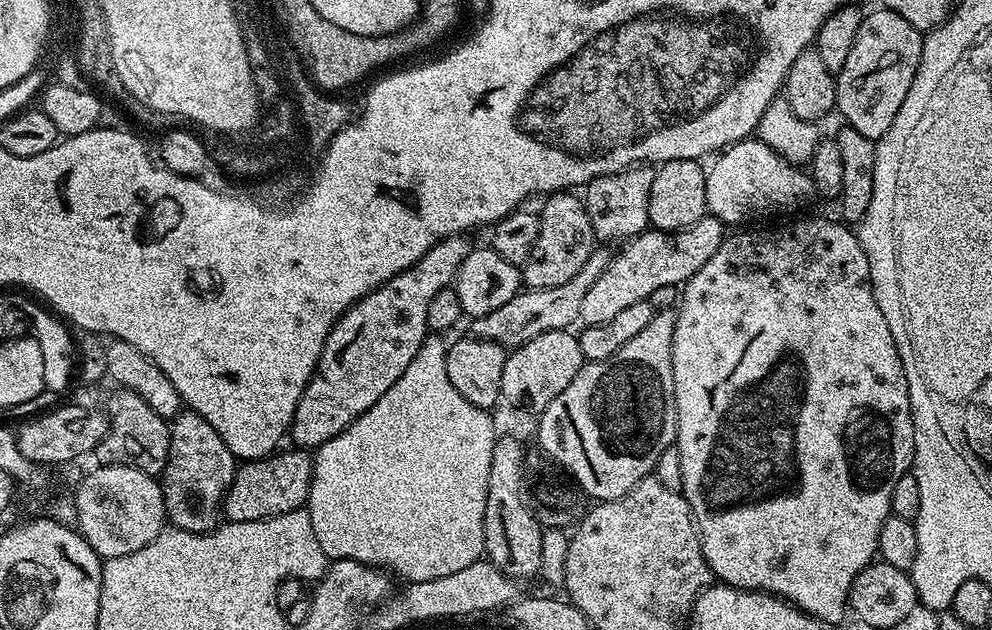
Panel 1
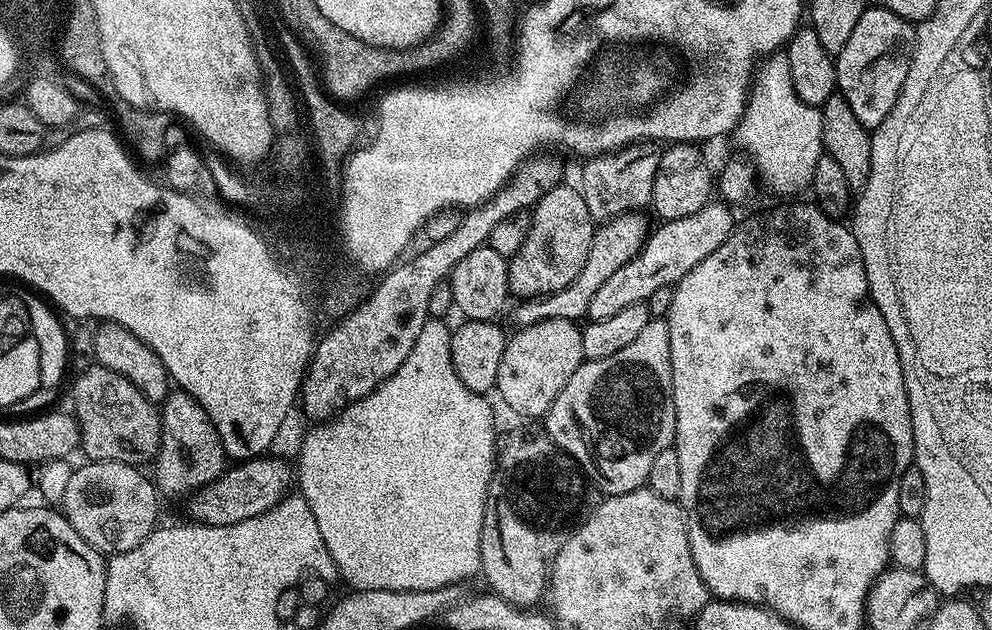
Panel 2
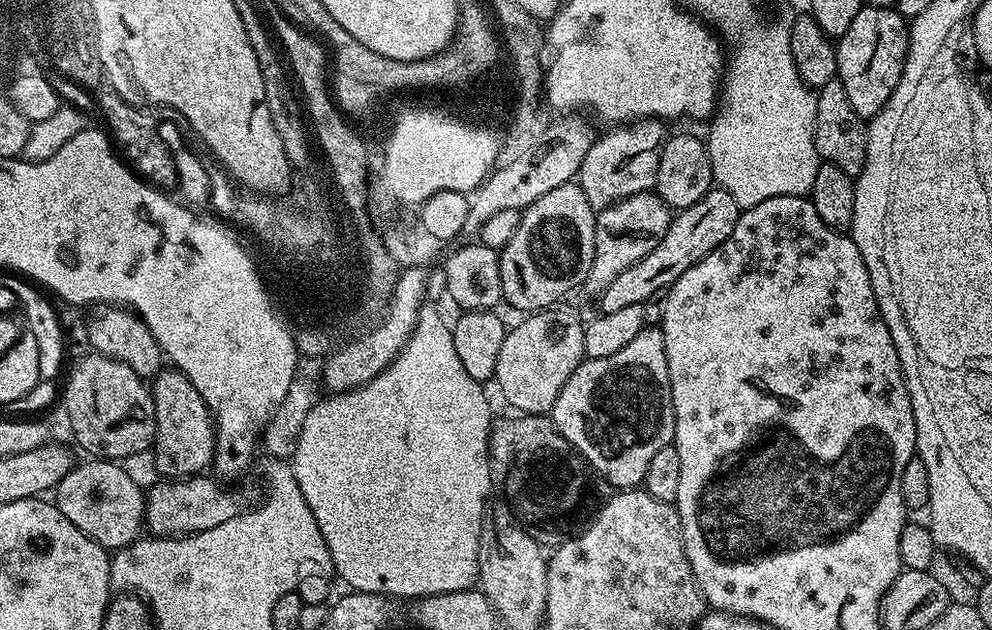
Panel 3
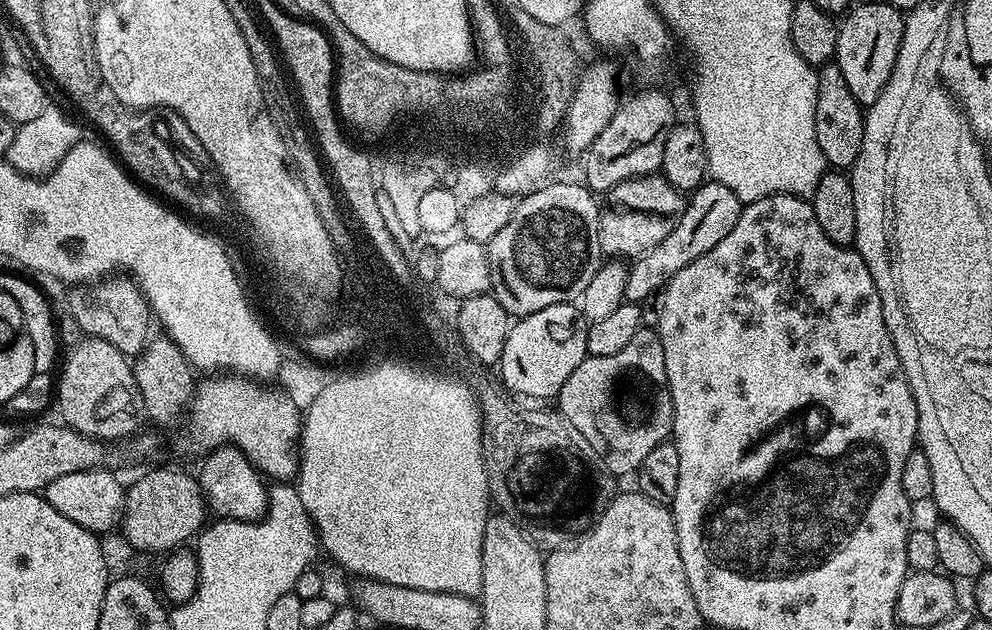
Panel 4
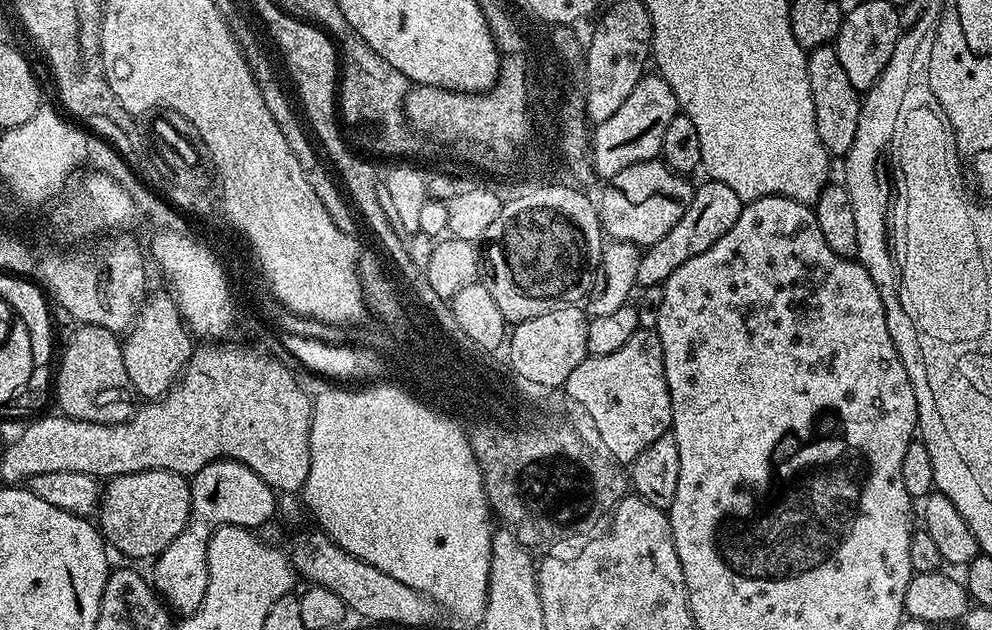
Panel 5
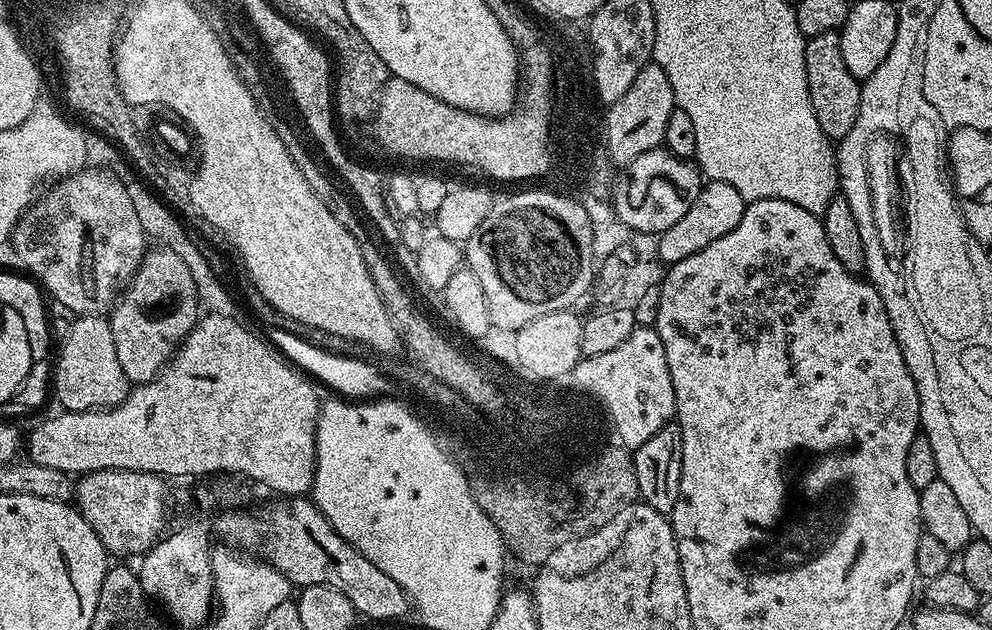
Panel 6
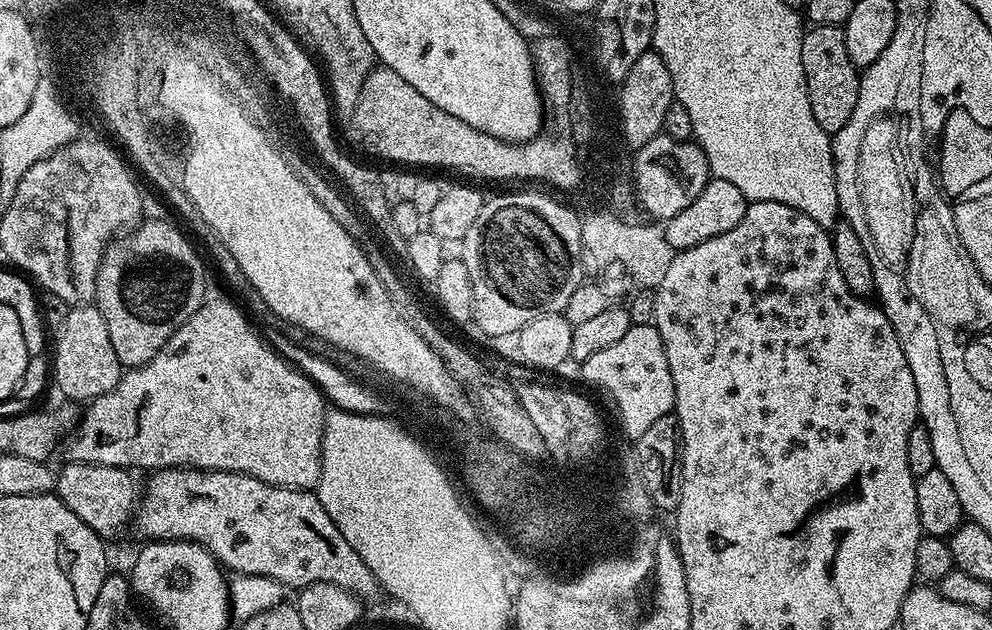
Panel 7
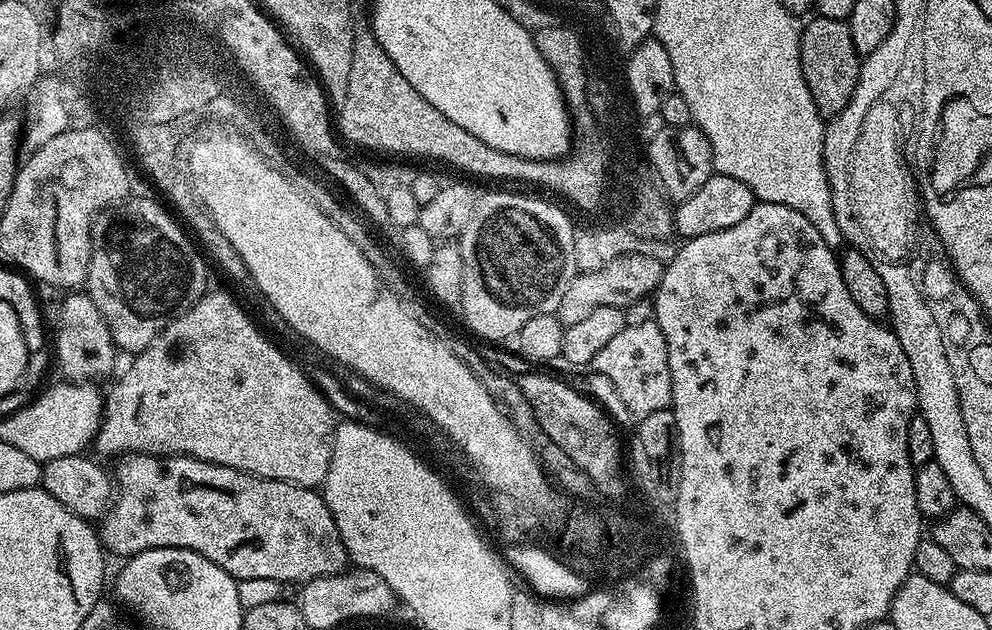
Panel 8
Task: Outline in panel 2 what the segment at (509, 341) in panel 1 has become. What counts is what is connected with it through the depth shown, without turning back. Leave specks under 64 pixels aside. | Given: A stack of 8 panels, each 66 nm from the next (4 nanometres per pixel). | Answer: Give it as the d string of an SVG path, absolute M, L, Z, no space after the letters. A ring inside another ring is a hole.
M643 211L627 212L621 216L614 217L613 220L605 220L593 231L590 242L590 254L586 254L586 263L582 265L582 271L578 273L578 278L570 282L557 292L551 292L549 296L538 296L535 298L524 298L512 312L512 320L516 326L525 328L534 322L542 322L550 318L566 318L567 320L583 321L590 310L590 298L601 288L621 266L626 266L630 258L637 256L644 248L648 240L650 223L644 217Z

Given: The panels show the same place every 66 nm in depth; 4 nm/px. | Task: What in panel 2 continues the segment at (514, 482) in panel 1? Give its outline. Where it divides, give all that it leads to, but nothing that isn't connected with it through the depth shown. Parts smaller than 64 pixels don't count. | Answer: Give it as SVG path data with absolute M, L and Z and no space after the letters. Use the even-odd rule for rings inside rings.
M493 491L491 495L489 495L488 499L484 502L484 517L482 518L482 534L480 535L480 572L482 576L485 576L488 579L488 584L493 593L497 596L501 596L503 600L506 602L510 602L511 604L515 604L517 608L532 608L533 606L539 605L536 604L540 600L540 595L545 595L546 585L550 580L550 568L546 563L546 556L544 560L544 548L540 545L540 540L542 540L541 533L537 532L535 528L532 527L531 524L528 523L527 520L524 519L523 516L520 515L519 512L516 511L516 505L513 503L511 499L503 491L496 492Z

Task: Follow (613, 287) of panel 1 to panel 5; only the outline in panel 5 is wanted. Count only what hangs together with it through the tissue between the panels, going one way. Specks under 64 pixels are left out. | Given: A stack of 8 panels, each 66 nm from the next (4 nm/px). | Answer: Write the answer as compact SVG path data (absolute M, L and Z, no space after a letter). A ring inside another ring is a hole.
M708 178L705 181L701 188L697 187L693 191L690 206L686 214L682 214L674 230L670 230L666 238L658 238L658 242L647 245L646 251L640 257L637 285L645 284L648 288L654 287L655 284L656 287L663 285L664 281L670 278L670 274L674 274L674 270L682 266L682 262L702 254L702 250L710 250L710 246L714 246L714 242L718 242L718 238L722 238L722 234L726 234L726 230L730 230L734 222L738 222L742 207L738 194L734 194L730 186L717 180Z

